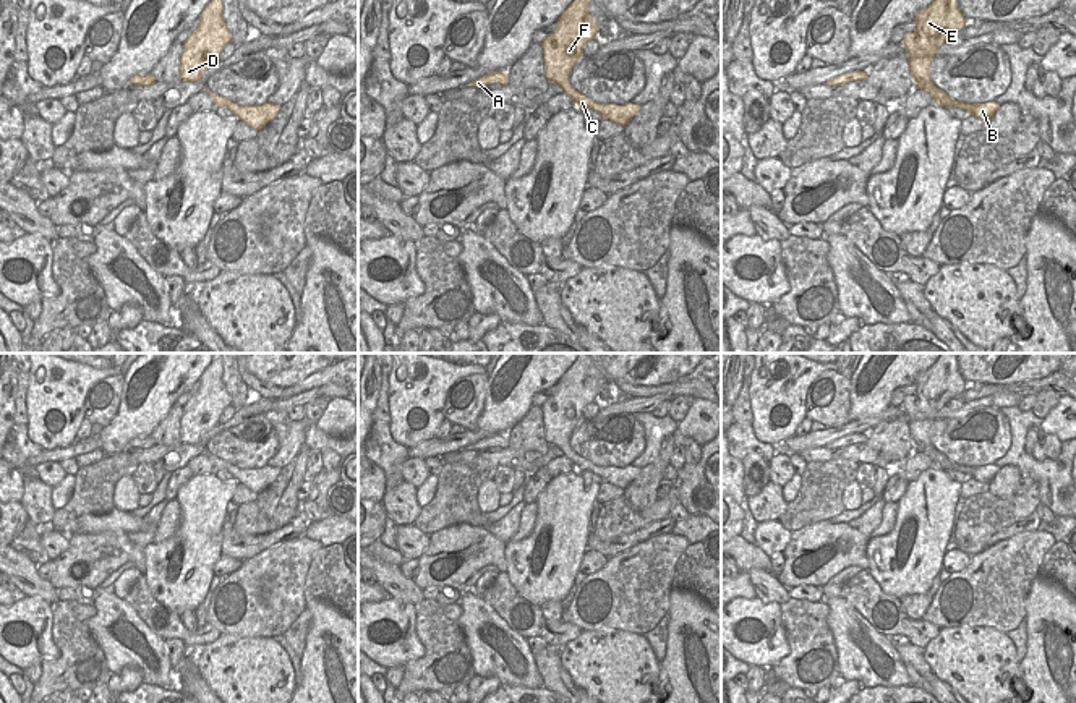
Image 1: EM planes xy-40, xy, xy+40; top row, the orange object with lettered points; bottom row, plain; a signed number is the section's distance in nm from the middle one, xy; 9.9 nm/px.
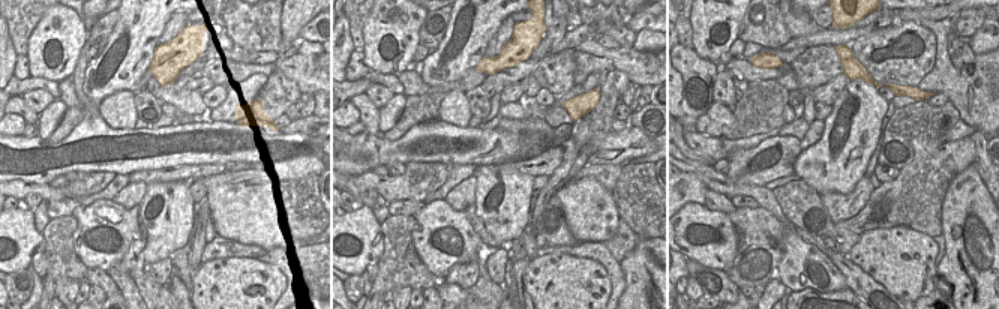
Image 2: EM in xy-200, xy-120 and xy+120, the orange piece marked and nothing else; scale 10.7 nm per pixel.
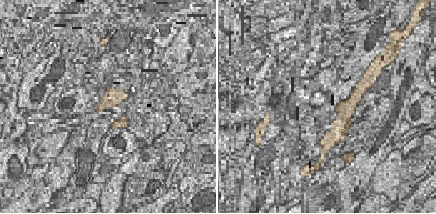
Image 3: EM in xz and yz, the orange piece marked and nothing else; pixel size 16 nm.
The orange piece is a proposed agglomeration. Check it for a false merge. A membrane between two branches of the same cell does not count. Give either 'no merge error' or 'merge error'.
merge error

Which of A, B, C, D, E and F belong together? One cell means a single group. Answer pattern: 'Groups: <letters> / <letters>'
Groups: A D E F / B C.

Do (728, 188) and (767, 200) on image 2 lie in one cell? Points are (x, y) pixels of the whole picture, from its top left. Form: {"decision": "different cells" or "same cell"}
{"decision": "same cell"}

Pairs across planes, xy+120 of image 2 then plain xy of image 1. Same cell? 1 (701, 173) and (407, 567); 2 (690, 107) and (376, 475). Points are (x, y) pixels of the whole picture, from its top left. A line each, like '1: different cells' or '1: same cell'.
1: different cells
2: different cells

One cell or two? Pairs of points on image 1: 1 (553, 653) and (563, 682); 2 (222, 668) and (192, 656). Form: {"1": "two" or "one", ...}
{"1": "one", "2": "two"}

